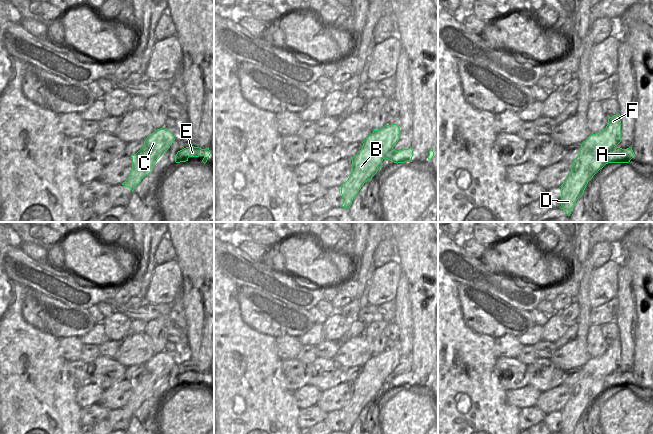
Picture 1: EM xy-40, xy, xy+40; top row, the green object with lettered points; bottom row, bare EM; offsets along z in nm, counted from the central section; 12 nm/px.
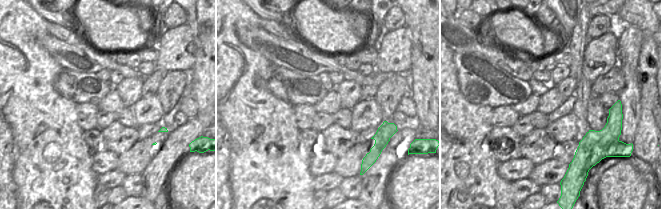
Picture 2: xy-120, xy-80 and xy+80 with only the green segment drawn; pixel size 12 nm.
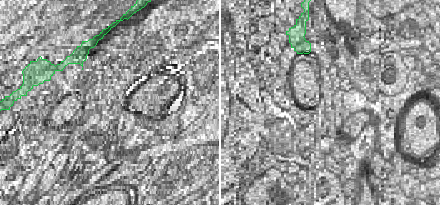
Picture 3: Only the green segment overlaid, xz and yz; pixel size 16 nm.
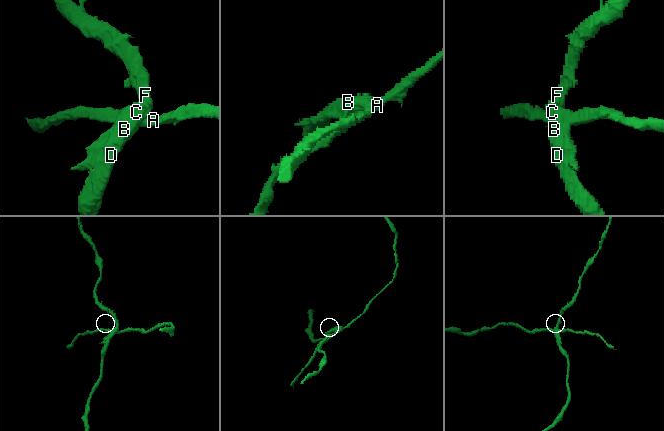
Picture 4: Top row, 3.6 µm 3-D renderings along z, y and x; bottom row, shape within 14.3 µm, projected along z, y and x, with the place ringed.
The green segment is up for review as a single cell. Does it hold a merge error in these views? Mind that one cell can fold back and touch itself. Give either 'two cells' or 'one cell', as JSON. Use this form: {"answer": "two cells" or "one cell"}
{"answer": "two cells"}

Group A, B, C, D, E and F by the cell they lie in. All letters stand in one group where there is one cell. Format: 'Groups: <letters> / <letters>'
Groups: A E / B C D F.

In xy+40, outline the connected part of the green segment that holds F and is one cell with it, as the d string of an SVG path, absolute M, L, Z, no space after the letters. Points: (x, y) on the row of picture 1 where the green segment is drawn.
M620 114L608 117L606 128L591 134L582 144L580 154L572 162L571 172L561 187L561 206L570 216L577 199L588 182L606 164L605 155L621 142Z

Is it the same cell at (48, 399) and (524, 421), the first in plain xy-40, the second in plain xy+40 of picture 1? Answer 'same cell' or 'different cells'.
different cells

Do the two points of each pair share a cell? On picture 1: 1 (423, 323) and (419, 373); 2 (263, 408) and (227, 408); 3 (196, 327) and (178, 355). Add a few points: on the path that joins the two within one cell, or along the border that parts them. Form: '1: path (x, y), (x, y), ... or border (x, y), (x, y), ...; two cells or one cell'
1: path (423, 335), (423, 361); one cell
2: path (254, 409), (236, 409); one cell
3: border (188, 345), (190, 359); two cells

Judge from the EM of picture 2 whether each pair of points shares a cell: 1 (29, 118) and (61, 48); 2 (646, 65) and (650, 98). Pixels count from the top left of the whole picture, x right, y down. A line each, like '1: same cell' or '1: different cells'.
1: different cells
2: same cell

